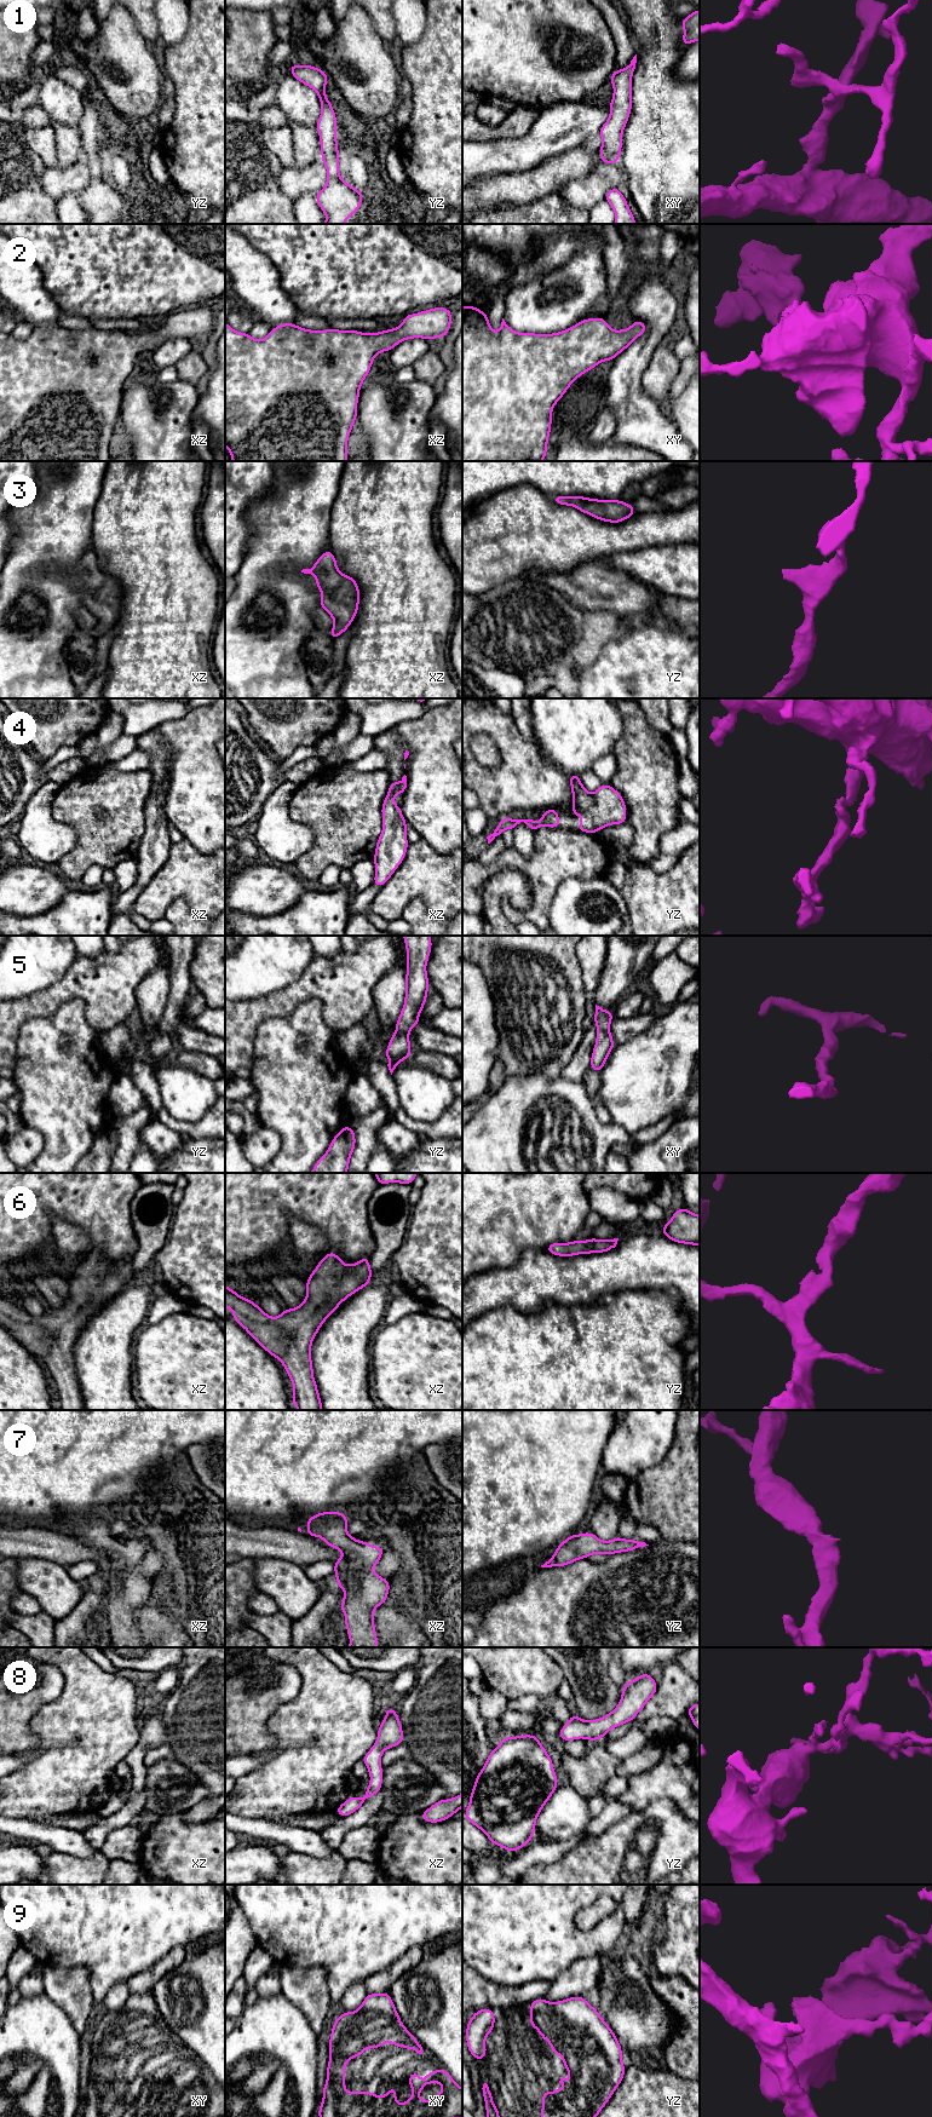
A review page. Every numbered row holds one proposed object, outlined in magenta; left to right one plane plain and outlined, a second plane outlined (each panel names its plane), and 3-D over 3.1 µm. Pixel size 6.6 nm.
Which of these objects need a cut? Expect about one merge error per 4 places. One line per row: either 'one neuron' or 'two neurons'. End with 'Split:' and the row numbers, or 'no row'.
1: one neuron
2: one neuron
3: one neuron
4: one neuron
5: one neuron
6: one neuron
7: one neuron
8: one neuron
9: one neuron
Split: no row

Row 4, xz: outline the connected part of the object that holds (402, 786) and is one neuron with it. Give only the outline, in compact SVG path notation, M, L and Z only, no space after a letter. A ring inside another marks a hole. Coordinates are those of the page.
M407 776L399 782L390 782L389 792L382 802L382 833L380 834L375 855L375 876L373 884L382 887L399 867L407 855L409 845L407 840L407 822L402 815L402 809L395 804L396 794L404 794L407 788Z

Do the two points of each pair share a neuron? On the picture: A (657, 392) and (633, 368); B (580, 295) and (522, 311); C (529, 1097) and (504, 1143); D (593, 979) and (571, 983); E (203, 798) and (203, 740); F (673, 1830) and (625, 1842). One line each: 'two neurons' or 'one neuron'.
A: two neurons
B: one neuron
C: one neuron
D: two neurons
E: one neuron
F: one neuron

